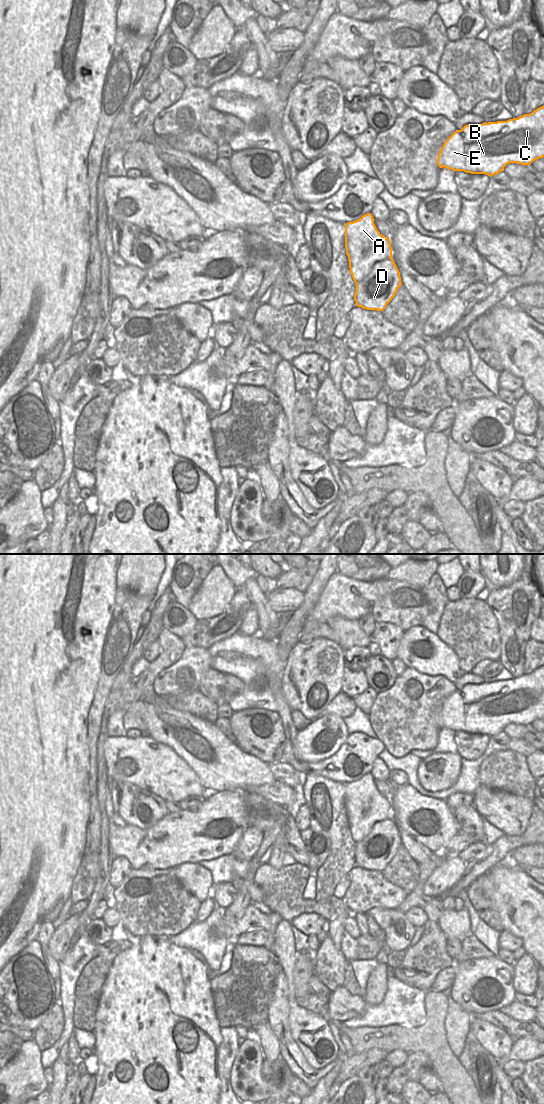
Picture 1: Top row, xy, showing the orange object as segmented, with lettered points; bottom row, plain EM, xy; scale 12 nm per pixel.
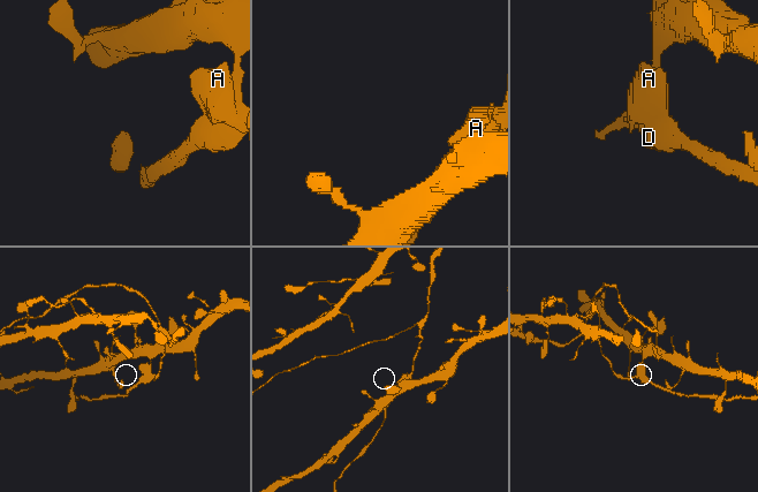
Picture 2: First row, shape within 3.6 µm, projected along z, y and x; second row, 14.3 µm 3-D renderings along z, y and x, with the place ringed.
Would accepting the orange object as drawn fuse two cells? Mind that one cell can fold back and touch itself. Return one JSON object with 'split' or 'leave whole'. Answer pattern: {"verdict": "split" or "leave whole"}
{"verdict": "split"}

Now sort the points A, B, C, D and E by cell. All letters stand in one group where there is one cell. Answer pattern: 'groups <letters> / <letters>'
groups A B C E / D

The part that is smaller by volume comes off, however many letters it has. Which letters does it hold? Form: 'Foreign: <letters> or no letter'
Foreign: D

